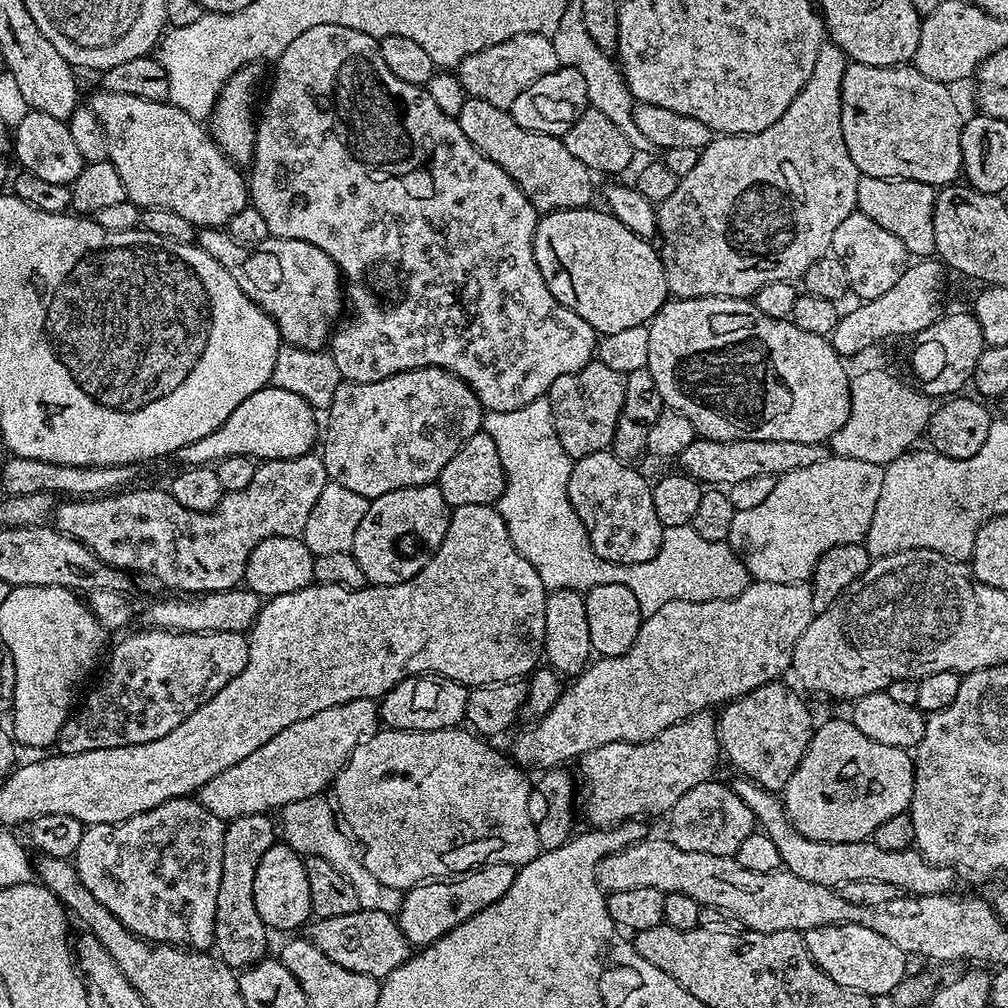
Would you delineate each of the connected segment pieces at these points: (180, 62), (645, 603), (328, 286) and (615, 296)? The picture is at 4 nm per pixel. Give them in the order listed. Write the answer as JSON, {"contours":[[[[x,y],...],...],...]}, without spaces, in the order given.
{"contours":[[[[190,26],[168,28],[158,41],[158,59],[162,70],[166,72],[168,100],[178,110],[190,114],[190,118],[207,121],[226,83],[226,72],[216,56],[208,48],[204,48],[203,38],[196,34],[190,36]]],[[[541,398],[509,412],[485,411],[482,416],[482,430],[494,438],[498,446],[498,458],[502,458],[504,471],[504,489],[494,507],[500,513],[502,522],[510,534],[510,542],[538,570],[542,586],[549,593],[565,590],[587,590],[596,584],[627,584],[632,588],[640,607],[641,617],[653,616],[666,602],[675,600],[729,600],[750,583],[748,571],[744,569],[739,556],[723,540],[710,542],[692,529],[691,524],[664,529],[664,541],[660,544],[660,553],[650,562],[634,564],[605,564],[592,553],[590,538],[568,500],[568,473],[572,471],[574,460],[563,452],[558,434],[553,424],[551,402]]],[[[275,238],[245,256],[243,283],[251,289],[252,301],[280,332],[281,341],[293,348],[321,351],[324,330],[335,321],[337,303],[342,299],[337,261],[310,242]]],[[[595,207],[567,208],[539,217],[534,243],[536,257],[548,289],[560,304],[574,310],[601,337],[618,334],[630,326],[645,326],[658,314],[658,310],[670,298],[664,261],[649,241],[630,230],[609,211],[595,212]]]]}

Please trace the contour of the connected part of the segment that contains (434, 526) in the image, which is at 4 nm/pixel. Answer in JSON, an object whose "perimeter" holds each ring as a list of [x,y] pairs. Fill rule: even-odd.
{"perimeter":[[[439,483],[390,490],[390,494],[377,496],[369,503],[362,523],[354,530],[351,554],[373,585],[401,584],[412,574],[409,569],[400,568],[400,543],[409,536],[427,550],[434,550],[446,534],[449,515],[450,509],[442,498]]]}

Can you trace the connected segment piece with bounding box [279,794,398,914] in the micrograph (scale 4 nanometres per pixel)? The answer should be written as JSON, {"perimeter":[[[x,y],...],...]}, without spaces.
{"perimeter":[[[324,794],[311,796],[283,806],[279,813],[280,820],[284,823],[283,843],[289,844],[295,852],[300,853],[301,857],[326,858],[326,862],[330,862],[330,866],[334,866],[334,870],[338,870],[348,879],[350,886],[354,886],[354,894],[358,894],[358,902],[363,911],[378,910],[389,914],[395,913],[398,908],[397,897],[386,894],[386,889],[378,882],[378,878],[374,878],[374,874],[366,868],[353,837],[345,831],[338,819],[338,812],[333,801],[331,804],[326,797],[327,795]]]}

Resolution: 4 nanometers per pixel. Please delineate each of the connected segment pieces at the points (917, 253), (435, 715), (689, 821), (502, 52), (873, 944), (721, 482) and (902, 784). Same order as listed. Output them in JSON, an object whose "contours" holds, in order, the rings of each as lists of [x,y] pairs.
{"contours":[[[[861,176],[856,207],[866,218],[874,218],[882,230],[890,230],[904,249],[916,258],[928,258],[936,252],[934,220],[937,189],[926,182],[887,180]]],[[[431,674],[411,676],[398,682],[398,686],[391,688],[382,697],[378,704],[380,717],[389,729],[401,732],[429,732],[454,728],[465,723],[468,694],[469,689],[459,680]]],[[[713,778],[694,786],[694,790],[686,790],[686,794],[682,794],[667,813],[666,838],[678,846],[678,850],[735,857],[738,846],[742,846],[742,841],[757,827],[755,814],[746,802],[742,802],[735,787],[728,785],[727,788],[718,780]]],[[[531,32],[470,53],[458,65],[458,75],[465,93],[471,99],[490,102],[490,106],[508,110],[511,109],[514,98],[518,98],[526,86],[538,82],[542,74],[550,74],[559,67],[558,54],[554,54],[551,39]]],[[[831,924],[818,926],[804,933],[804,941],[812,961],[838,986],[858,990],[867,996],[879,998],[895,991],[897,985],[906,978],[904,960],[906,953],[898,950],[894,942],[882,938],[878,930],[870,930],[857,924]]],[[[697,438],[682,450],[678,457],[679,471],[700,481],[704,486],[731,486],[746,478],[758,476],[780,477],[790,470],[802,470],[802,466],[814,466],[830,455],[827,443],[782,442],[781,440],[705,440]]],[[[847,719],[828,720],[812,733],[812,743],[808,753],[794,770],[788,787],[782,793],[782,803],[786,816],[794,825],[797,836],[818,842],[858,842],[867,840],[894,814],[908,812],[912,802],[912,777],[914,760],[903,748],[882,746],[874,738],[866,738]]]]}

